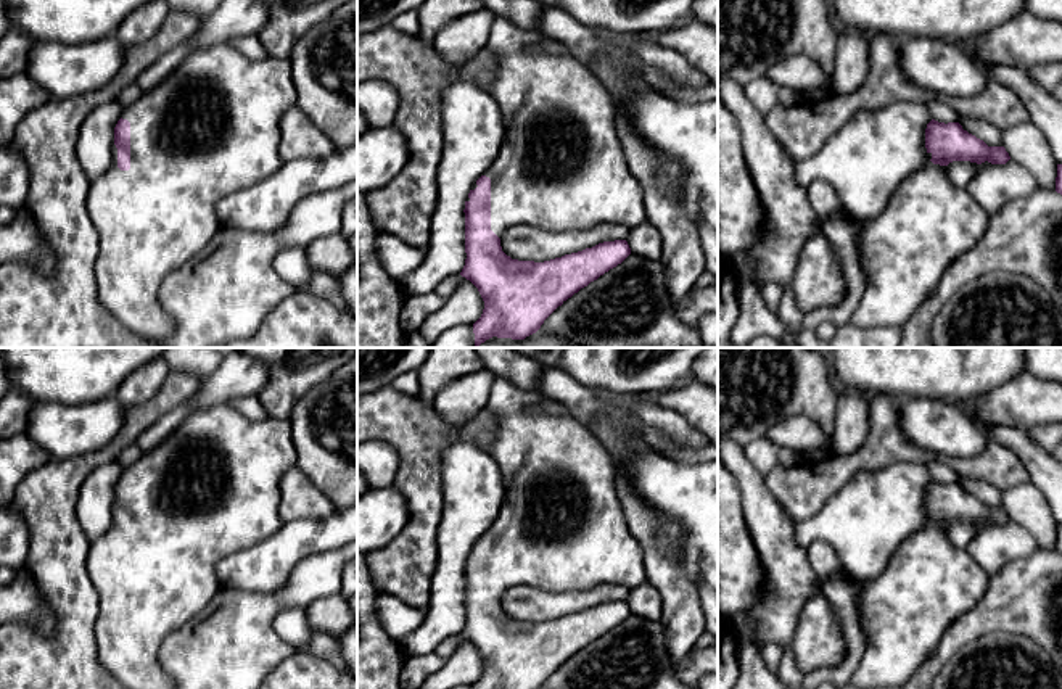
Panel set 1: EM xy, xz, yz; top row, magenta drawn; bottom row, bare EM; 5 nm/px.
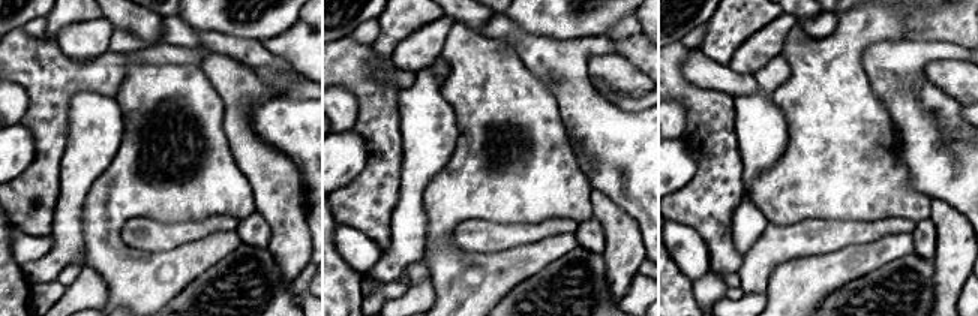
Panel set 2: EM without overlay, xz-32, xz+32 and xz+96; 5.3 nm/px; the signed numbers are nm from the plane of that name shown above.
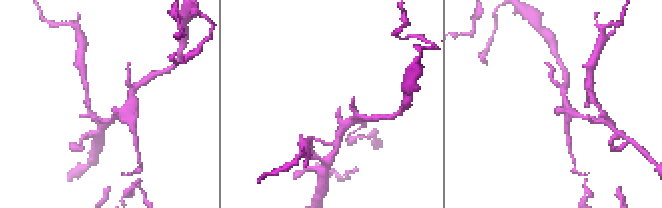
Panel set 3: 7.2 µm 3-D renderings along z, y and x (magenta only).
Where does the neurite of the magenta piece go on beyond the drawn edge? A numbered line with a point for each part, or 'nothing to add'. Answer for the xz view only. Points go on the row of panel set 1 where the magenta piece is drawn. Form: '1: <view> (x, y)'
1: xz (560, 166)

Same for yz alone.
1: yz (929, 222)

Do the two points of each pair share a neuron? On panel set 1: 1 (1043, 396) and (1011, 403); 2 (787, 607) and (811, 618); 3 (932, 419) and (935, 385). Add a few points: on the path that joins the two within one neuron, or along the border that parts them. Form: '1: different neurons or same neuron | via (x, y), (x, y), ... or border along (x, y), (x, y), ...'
1: same neuron | via (1035, 401), (1019, 403)
2: different neurons | border along (821, 588), (806, 601), (800, 614), (792, 651)
3: different neurons | border along (901, 398), (937, 398), (953, 403)

